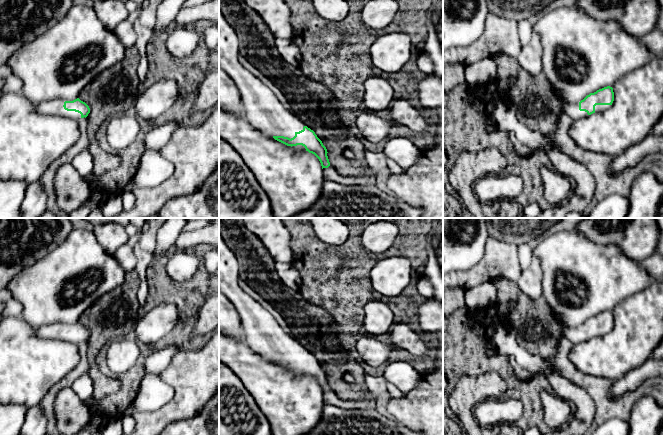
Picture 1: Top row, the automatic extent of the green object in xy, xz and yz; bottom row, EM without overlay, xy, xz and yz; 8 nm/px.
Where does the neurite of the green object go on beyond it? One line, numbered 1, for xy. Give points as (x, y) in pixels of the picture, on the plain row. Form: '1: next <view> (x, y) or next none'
1: next xy (54, 331)

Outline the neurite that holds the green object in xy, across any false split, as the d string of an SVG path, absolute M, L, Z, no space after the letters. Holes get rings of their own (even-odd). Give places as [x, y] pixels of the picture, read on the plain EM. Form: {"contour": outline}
{"contour": "M79 322L73 325L65 325L63 323L45 325L39 327L36 333L40 338L66 341L74 344L86 342L90 337L89 330Z"}

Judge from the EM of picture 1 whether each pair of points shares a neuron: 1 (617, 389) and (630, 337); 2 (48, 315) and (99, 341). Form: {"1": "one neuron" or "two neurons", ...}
{"1": "two neurons", "2": "two neurons"}

